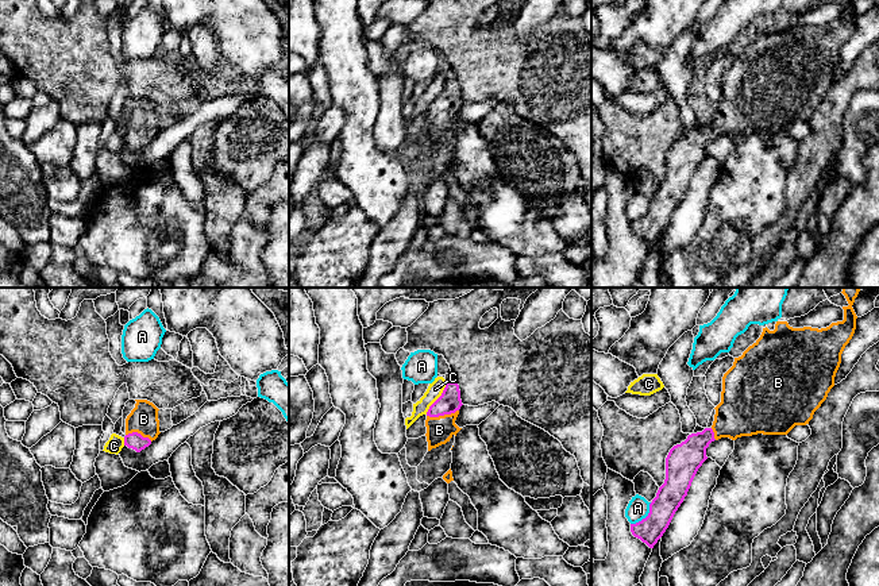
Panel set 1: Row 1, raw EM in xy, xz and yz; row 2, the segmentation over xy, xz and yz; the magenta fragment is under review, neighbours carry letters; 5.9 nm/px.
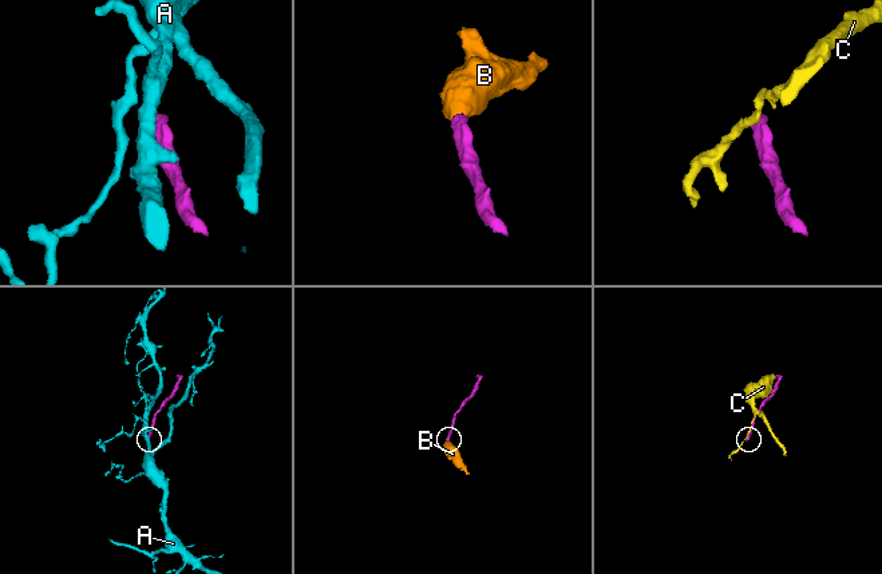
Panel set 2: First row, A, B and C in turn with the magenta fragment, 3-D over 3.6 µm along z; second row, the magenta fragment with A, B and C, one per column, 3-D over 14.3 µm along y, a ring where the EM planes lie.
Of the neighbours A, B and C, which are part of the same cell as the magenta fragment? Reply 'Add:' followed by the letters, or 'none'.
Add: B

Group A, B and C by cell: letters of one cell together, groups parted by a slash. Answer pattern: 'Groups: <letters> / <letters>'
Groups: A / B / C

